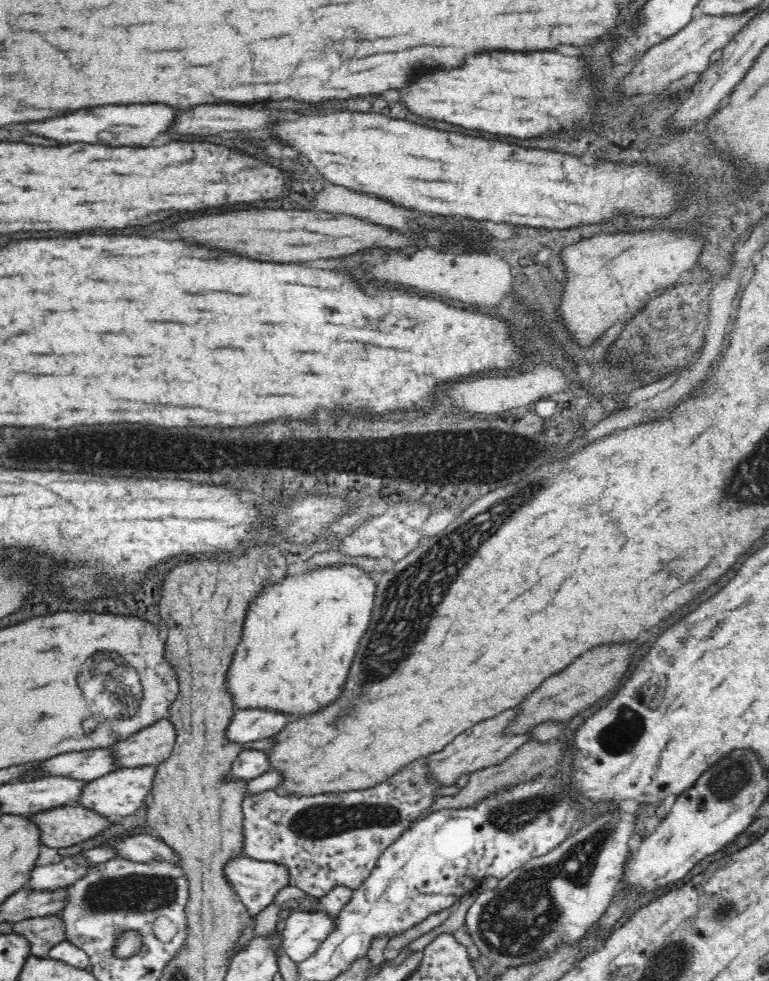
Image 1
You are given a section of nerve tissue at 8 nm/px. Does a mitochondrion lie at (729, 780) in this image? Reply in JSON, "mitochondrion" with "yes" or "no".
{"mitochondrion":"yes"}

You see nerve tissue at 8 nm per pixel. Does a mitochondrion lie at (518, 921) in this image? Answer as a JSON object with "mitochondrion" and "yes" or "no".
{"mitochondrion":"yes"}

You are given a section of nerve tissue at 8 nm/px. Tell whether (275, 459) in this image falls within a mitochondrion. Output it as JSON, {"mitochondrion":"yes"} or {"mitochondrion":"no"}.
{"mitochondrion":"no"}

